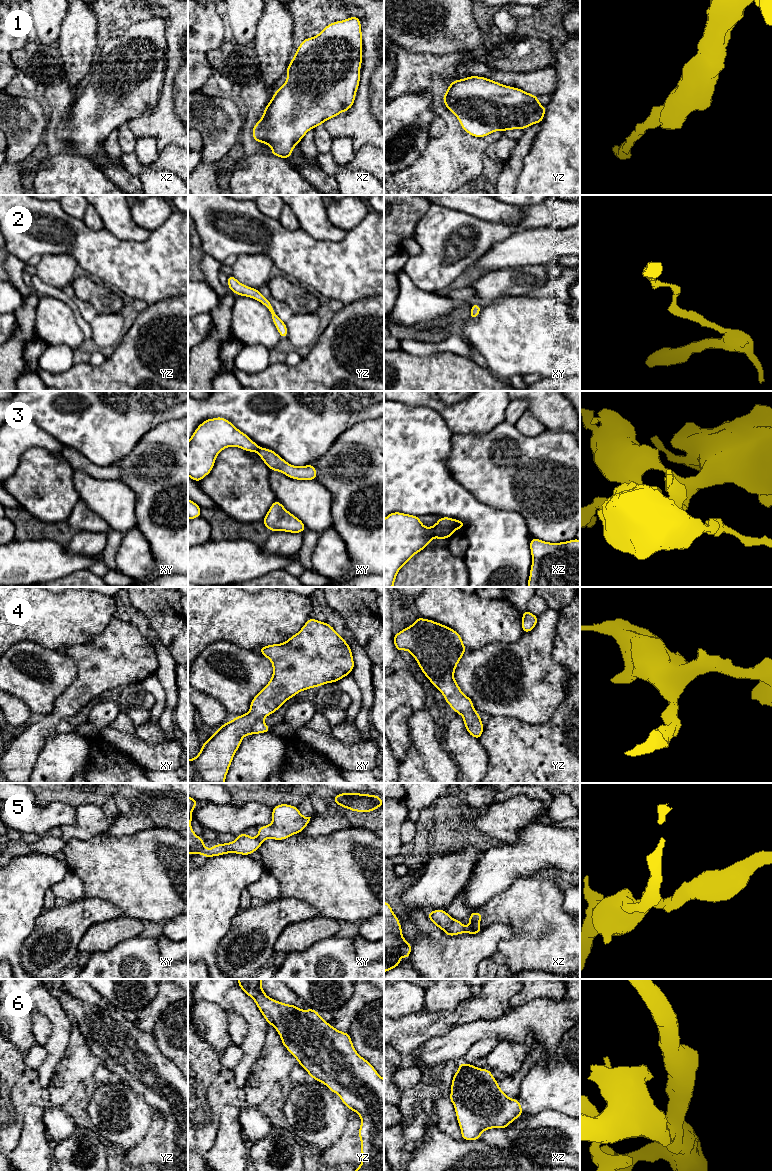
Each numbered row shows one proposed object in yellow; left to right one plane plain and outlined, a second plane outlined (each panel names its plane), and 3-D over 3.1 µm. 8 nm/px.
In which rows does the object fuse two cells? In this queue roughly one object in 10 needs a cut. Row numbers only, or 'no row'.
3

